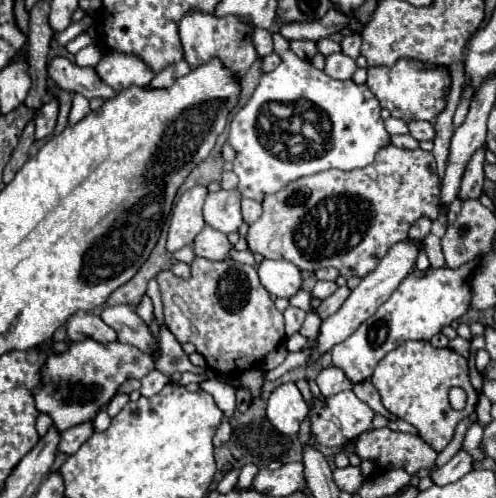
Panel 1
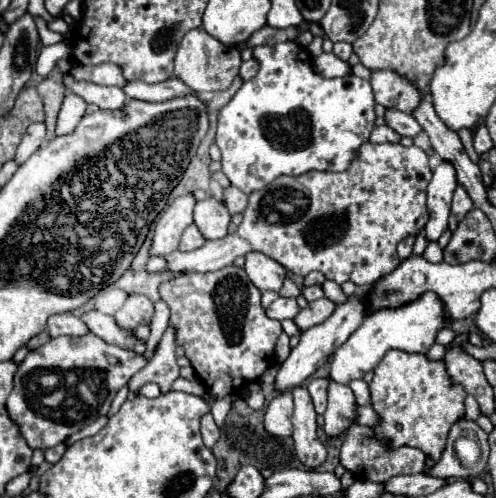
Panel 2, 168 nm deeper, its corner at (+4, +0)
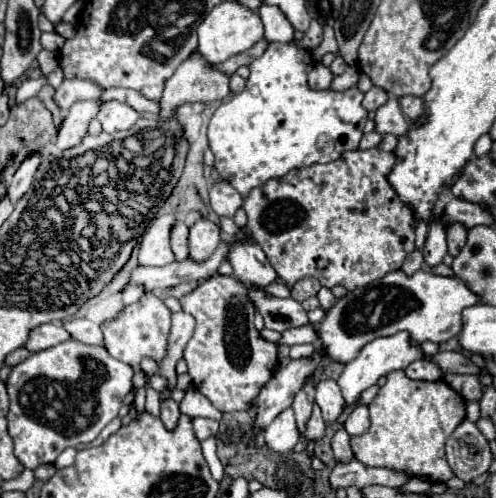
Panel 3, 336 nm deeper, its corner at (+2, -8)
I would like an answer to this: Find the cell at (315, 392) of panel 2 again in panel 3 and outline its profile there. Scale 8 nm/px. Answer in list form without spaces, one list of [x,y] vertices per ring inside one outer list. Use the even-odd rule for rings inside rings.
[[[314,406],[312,418],[308,420],[306,430],[300,434],[300,440],[298,440],[298,444],[294,446],[294,452],[304,452],[310,442],[318,442],[318,440],[324,436],[324,430],[326,430],[326,424],[324,424],[324,420],[322,420],[322,414],[318,412],[318,406]]]

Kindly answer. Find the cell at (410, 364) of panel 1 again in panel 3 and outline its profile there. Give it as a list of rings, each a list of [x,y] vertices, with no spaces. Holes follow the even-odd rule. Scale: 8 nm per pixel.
[[[402,370],[390,372],[378,396],[370,402],[370,430],[352,436],[352,452],[366,466],[384,466],[424,478],[428,482],[446,482],[454,478],[446,462],[444,444],[466,416],[466,402],[444,380],[410,380]]]

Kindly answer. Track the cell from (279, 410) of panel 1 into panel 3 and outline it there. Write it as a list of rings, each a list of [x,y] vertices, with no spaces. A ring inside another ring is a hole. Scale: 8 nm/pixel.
[[[290,408],[284,410],[282,414],[278,414],[264,432],[266,446],[274,452],[290,452],[294,448],[294,444],[298,442],[298,436],[300,436],[300,432],[296,428],[294,412]]]

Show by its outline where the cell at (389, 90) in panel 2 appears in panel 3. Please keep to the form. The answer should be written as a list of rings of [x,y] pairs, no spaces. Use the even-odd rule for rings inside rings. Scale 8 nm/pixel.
[[[372,86],[372,88],[364,94],[362,106],[364,106],[366,110],[378,110],[382,104],[386,104],[386,100],[388,100],[388,94],[386,94],[382,88]]]

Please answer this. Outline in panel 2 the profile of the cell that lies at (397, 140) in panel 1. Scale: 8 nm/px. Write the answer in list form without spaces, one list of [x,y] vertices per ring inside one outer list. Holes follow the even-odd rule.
[[[378,126],[372,136],[370,136],[372,142],[390,142],[390,144],[398,144],[400,142],[400,134],[396,134],[390,126]]]

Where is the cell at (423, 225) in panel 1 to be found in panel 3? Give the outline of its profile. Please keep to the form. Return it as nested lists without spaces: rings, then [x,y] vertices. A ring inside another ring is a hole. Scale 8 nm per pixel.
[[[414,250],[410,256],[406,256],[404,264],[402,264],[402,270],[412,276],[416,270],[420,270],[424,266],[424,258],[422,258],[422,252],[420,250]]]

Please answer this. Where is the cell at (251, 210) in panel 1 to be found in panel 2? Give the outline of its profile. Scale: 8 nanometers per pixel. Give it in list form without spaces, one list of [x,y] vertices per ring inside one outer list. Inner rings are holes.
[[[230,186],[224,190],[224,202],[226,202],[230,214],[242,214],[248,206],[248,196],[244,192],[240,192],[238,188]]]

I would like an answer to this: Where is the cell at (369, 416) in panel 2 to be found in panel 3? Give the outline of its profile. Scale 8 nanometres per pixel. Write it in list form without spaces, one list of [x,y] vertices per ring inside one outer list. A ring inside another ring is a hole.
[[[360,404],[352,410],[348,420],[344,422],[344,428],[348,430],[350,436],[358,436],[370,428],[370,416],[368,416],[368,406]]]

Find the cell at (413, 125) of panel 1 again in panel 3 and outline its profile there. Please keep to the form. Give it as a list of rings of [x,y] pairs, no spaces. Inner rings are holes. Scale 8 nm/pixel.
[[[390,96],[388,102],[376,110],[374,122],[376,122],[376,132],[380,134],[402,136],[410,128],[410,120],[398,108],[398,100],[394,96]]]

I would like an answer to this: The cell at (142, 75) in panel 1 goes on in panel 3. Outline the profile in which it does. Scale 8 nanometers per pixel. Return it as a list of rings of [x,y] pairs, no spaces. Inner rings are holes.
[[[64,80],[60,84],[60,88],[54,92],[54,102],[60,110],[68,110],[74,102],[78,100],[92,100],[98,98],[102,94],[102,90],[96,84],[90,84],[88,80]]]

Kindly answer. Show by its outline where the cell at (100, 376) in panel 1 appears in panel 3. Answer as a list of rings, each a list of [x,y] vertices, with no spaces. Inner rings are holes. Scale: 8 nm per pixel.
[[[66,340],[54,348],[48,348],[48,350],[40,350],[40,352],[34,352],[30,354],[24,362],[20,362],[18,366],[12,368],[8,380],[6,380],[6,390],[8,390],[8,398],[10,398],[10,412],[8,412],[8,434],[12,436],[14,440],[14,454],[16,458],[20,460],[20,464],[24,468],[38,468],[40,464],[52,464],[56,460],[56,456],[68,448],[68,446],[78,446],[78,444],[90,444],[92,440],[96,440],[96,436],[100,434],[100,430],[118,416],[118,410],[122,406],[122,400],[126,398],[126,394],[132,390],[132,376],[134,376],[134,370],[132,366],[112,358],[104,346],[88,346],[88,344],[82,344],[82,342],[76,342],[76,340]]]

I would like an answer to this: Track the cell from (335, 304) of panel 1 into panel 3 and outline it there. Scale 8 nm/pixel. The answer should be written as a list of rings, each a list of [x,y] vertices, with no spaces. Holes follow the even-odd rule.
[[[306,326],[306,328],[292,328],[282,332],[282,338],[276,342],[286,344],[286,346],[294,346],[294,344],[318,344],[318,334],[314,332],[314,326]]]

